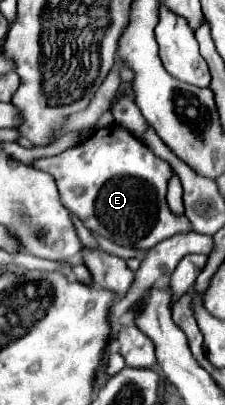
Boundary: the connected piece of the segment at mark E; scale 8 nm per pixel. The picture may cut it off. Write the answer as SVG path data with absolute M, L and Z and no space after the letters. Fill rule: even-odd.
M117 124L95 130L89 140L63 154L35 160L33 168L55 176L63 206L77 216L87 230L119 246L149 250L173 234L191 230L187 218L173 216L165 202L167 184L173 176L171 166Z

